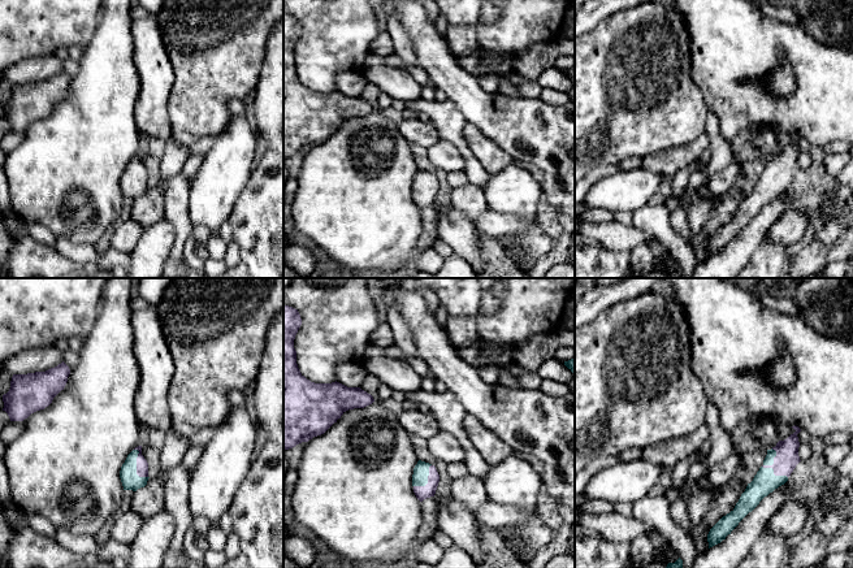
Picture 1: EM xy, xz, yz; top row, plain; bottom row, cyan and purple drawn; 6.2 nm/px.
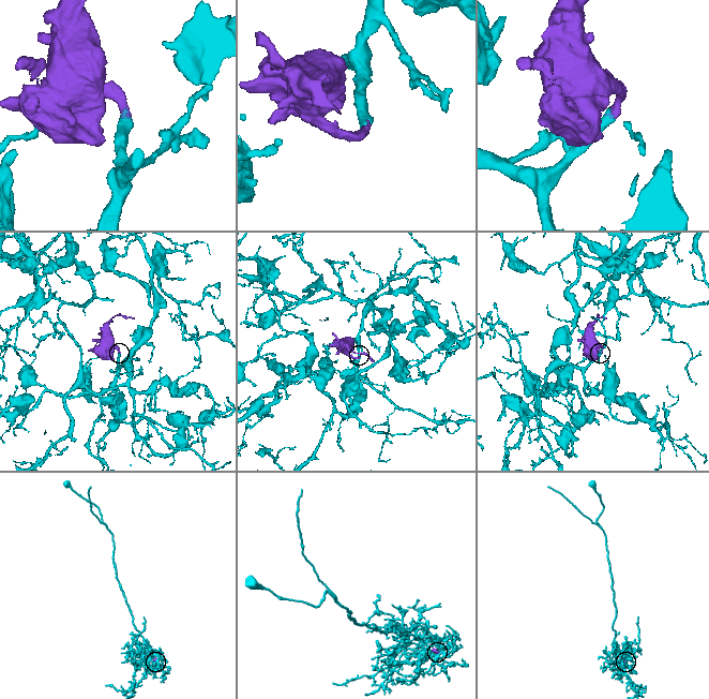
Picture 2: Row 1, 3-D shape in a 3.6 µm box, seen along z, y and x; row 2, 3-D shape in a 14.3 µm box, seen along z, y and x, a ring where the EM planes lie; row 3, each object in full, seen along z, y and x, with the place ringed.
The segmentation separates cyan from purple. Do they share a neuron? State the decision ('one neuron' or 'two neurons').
one neuron

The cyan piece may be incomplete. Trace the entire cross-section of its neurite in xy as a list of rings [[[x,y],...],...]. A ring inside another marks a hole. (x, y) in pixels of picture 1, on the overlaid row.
[[[142,446],[135,447],[126,458],[120,471],[124,490],[137,491],[148,481],[148,463],[142,455]]]

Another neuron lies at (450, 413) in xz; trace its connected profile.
[[[420,389],[415,393],[394,391],[391,398],[400,403],[424,403],[436,416],[440,430],[451,433],[460,443],[466,454],[463,463],[467,465],[469,474],[481,480],[486,477],[490,465],[468,438],[463,426],[463,421],[468,413],[454,393],[450,390],[445,393],[428,393]]]

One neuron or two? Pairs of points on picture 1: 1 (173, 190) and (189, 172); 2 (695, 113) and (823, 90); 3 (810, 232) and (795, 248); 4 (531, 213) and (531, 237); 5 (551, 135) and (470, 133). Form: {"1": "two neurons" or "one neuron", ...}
{"1": "two neurons", "2": "two neurons", "3": "one neuron", "4": "one neuron", "5": "two neurons"}

